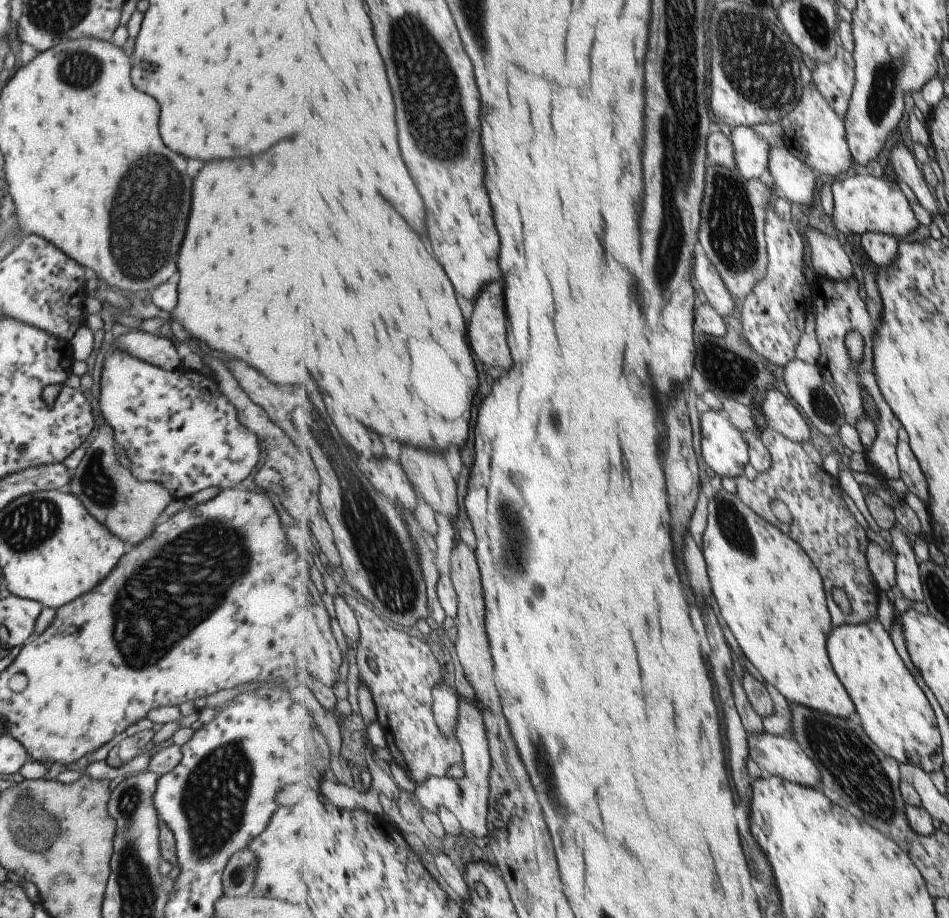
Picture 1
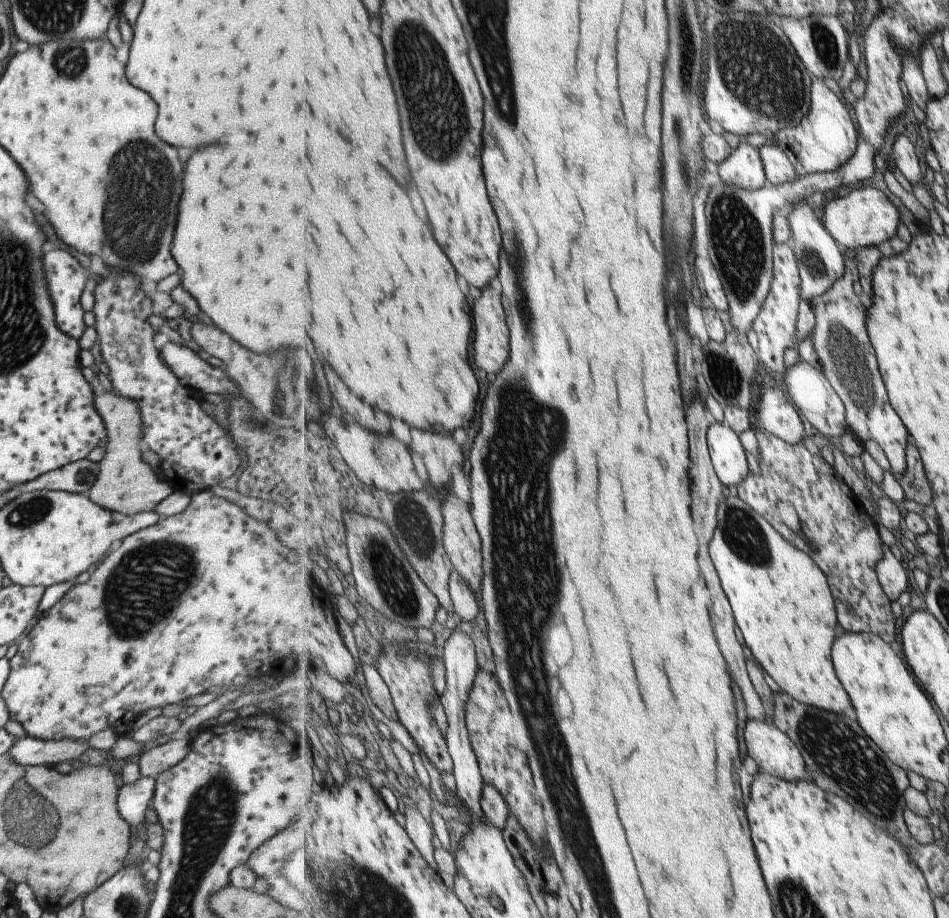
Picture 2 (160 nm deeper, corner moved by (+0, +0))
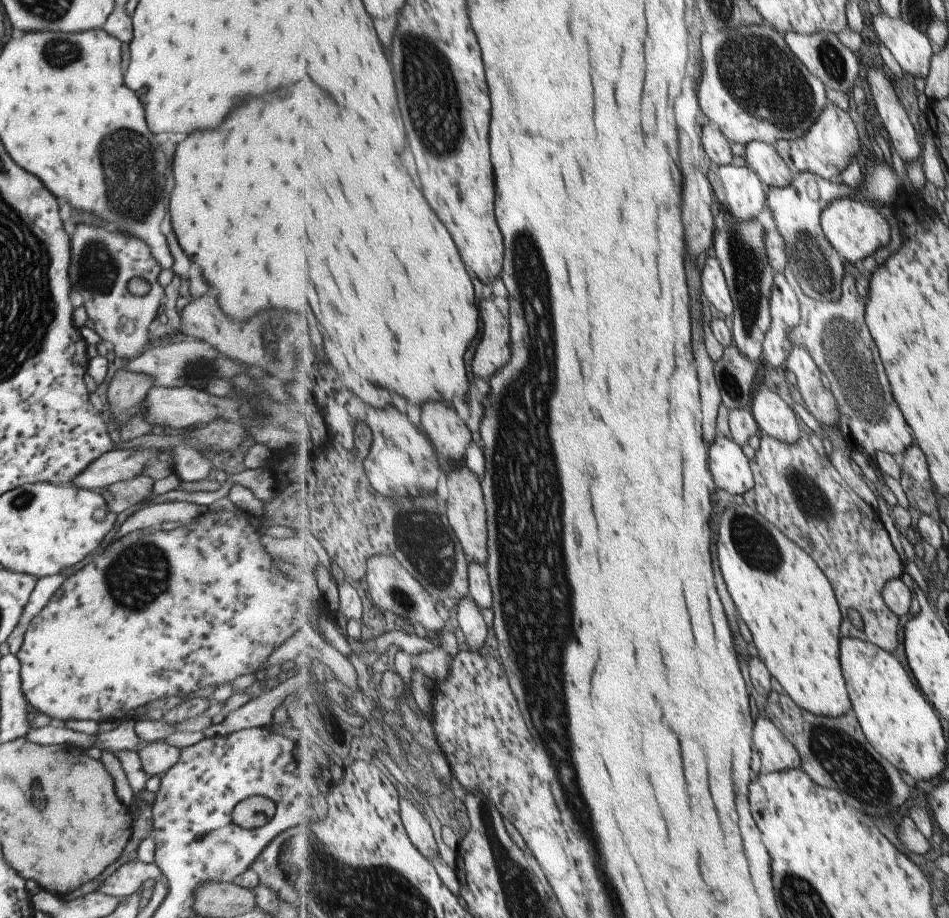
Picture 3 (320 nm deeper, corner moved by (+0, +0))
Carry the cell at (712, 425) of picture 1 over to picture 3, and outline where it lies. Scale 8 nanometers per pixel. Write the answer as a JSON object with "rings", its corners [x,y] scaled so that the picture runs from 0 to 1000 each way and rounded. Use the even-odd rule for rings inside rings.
{"rings":[[[760,472],[749,486],[749,514],[756,529],[771,539],[784,539],[797,528],[790,501],[781,485]]]}

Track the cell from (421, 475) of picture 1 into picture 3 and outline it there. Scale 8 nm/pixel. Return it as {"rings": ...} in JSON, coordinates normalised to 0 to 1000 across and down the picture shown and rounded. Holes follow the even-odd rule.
{"rings":[[[454,438],[454,442],[446,442],[446,468],[465,499],[482,501],[482,505],[488,502],[496,484],[496,467],[475,440]]]}

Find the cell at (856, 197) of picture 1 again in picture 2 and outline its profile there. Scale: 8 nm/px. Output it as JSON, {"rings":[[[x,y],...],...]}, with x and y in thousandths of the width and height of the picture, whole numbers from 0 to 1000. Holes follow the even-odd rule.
{"rings":[[[898,203],[888,216],[881,216],[867,225],[869,248],[883,261],[887,270],[914,271],[939,263],[946,255],[950,244],[947,229],[928,207],[916,203]]]}

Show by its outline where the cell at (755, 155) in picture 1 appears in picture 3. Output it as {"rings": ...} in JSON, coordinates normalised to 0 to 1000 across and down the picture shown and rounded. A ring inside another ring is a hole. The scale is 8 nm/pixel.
{"rings":[[[760,180],[757,194],[765,211],[765,231],[781,242],[795,241],[806,229],[809,203],[788,181]]]}

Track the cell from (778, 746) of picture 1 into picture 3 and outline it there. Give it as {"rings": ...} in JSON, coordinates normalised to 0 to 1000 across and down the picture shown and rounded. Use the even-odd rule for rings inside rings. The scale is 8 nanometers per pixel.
{"rings":[[[809,781],[798,784],[796,813],[804,824],[806,841],[845,837],[845,824],[839,813]]]}

